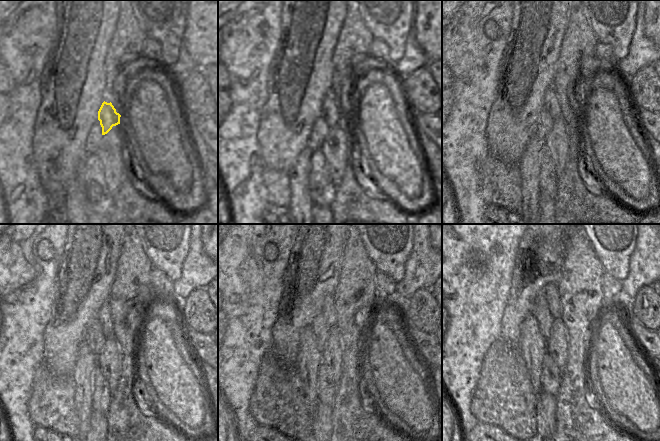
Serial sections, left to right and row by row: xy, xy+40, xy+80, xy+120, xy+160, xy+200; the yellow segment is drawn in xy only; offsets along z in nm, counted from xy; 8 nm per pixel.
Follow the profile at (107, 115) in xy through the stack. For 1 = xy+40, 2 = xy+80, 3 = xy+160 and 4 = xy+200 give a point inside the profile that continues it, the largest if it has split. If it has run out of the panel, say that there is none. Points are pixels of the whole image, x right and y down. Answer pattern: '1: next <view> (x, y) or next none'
1: next xy+40 (331, 114)
2: next xy+80 (551, 103)
3: next xy+160 (329, 313)
4: next xy+200 (551, 292)

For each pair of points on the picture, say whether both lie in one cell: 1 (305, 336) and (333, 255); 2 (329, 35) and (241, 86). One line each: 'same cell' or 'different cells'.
1: different cells
2: different cells

